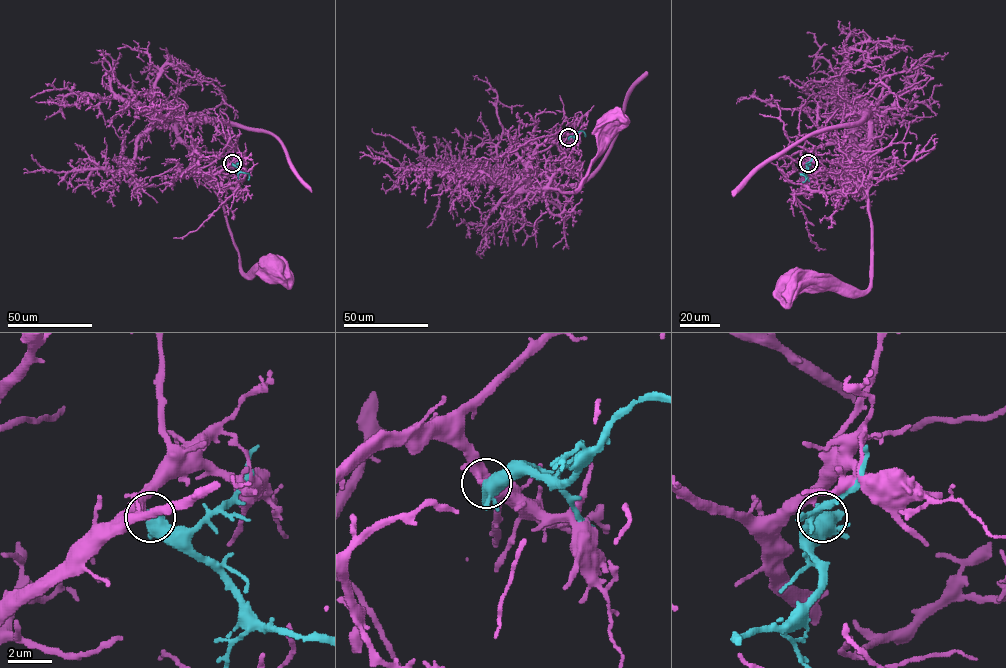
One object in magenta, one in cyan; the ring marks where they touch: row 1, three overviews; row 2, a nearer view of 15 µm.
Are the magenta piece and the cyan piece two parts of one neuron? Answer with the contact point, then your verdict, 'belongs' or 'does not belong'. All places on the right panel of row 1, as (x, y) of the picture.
place (808, 163); does not belong

